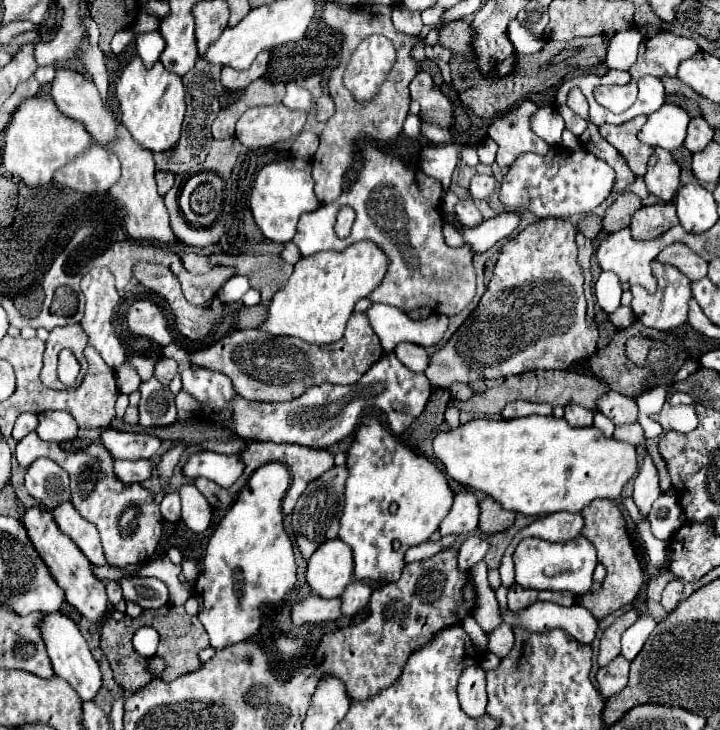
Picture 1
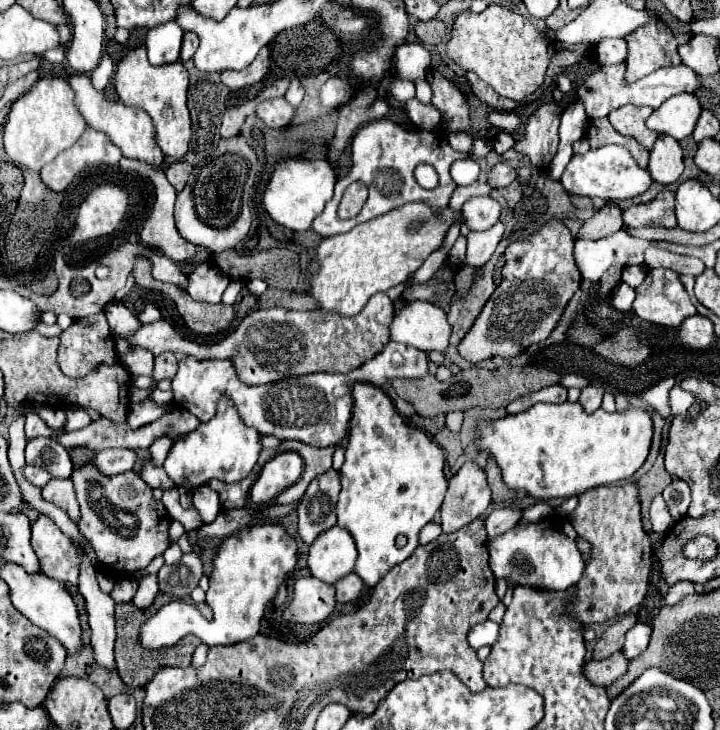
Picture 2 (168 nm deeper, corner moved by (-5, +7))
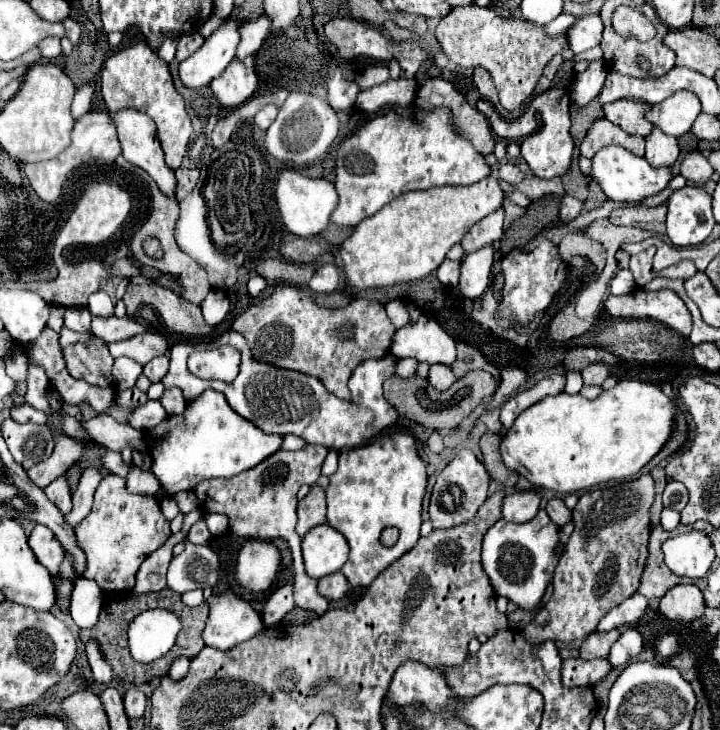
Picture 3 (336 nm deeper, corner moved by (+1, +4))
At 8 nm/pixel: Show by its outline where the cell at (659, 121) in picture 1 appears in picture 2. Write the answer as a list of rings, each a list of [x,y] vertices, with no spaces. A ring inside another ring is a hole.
[[[677,94],[663,102],[647,118],[647,128],[659,134],[671,134],[675,140],[683,140],[693,134],[697,118],[701,114],[701,104],[695,94]]]

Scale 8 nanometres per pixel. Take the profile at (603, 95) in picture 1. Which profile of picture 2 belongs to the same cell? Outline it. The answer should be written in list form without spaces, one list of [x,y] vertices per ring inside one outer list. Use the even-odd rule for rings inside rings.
[[[651,22],[651,26],[643,26],[641,32],[631,32],[627,34],[627,80],[629,82],[635,82],[639,78],[643,78],[645,74],[651,74],[653,70],[657,68],[663,68],[663,66],[675,66],[675,64],[681,64],[681,58],[677,54],[677,48],[681,44],[681,38],[677,38],[669,26],[665,22]]]

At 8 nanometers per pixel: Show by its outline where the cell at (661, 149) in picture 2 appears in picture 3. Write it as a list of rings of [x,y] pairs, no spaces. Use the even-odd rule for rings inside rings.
[[[653,129],[651,135],[647,137],[647,151],[645,159],[649,161],[651,167],[661,169],[661,167],[673,167],[673,163],[679,157],[679,145],[675,137],[669,137],[661,133],[661,129]]]

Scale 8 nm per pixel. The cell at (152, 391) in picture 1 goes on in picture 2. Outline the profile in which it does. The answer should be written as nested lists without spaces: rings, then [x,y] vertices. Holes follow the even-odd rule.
[[[149,398],[139,402],[139,404],[131,404],[129,406],[129,414],[127,414],[127,426],[131,430],[137,430],[157,418],[161,418],[163,414],[167,412],[167,406],[165,404],[155,404],[151,402]]]

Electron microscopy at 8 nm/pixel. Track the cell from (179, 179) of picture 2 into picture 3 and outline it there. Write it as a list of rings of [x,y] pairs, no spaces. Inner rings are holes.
[[[177,169],[175,171],[175,179],[177,179],[177,187],[175,187],[175,197],[177,201],[181,201],[183,197],[189,195],[189,191],[195,187],[195,183],[199,181],[199,171],[197,169]]]

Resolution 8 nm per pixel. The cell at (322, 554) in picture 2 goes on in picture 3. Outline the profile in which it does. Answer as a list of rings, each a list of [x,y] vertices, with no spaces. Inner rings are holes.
[[[329,525],[313,527],[301,541],[305,571],[313,579],[323,579],[341,571],[347,561],[349,545],[341,533]]]

